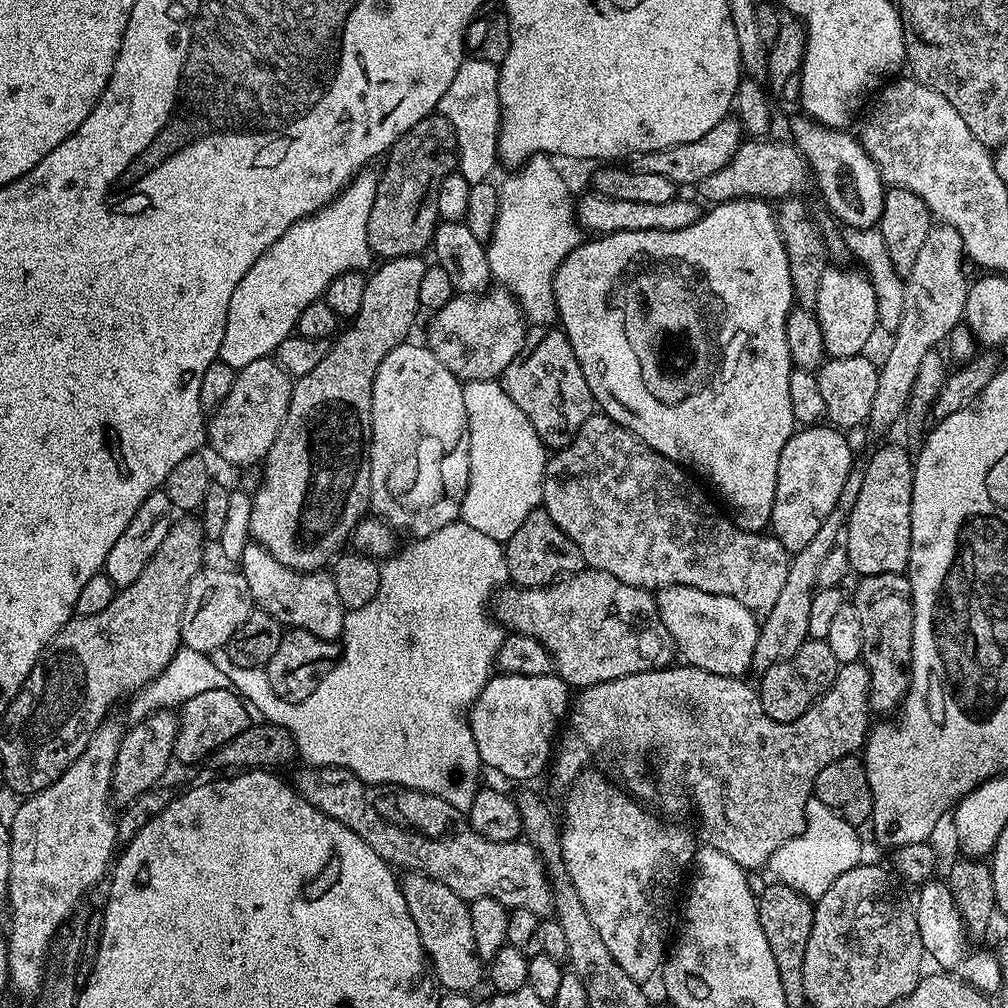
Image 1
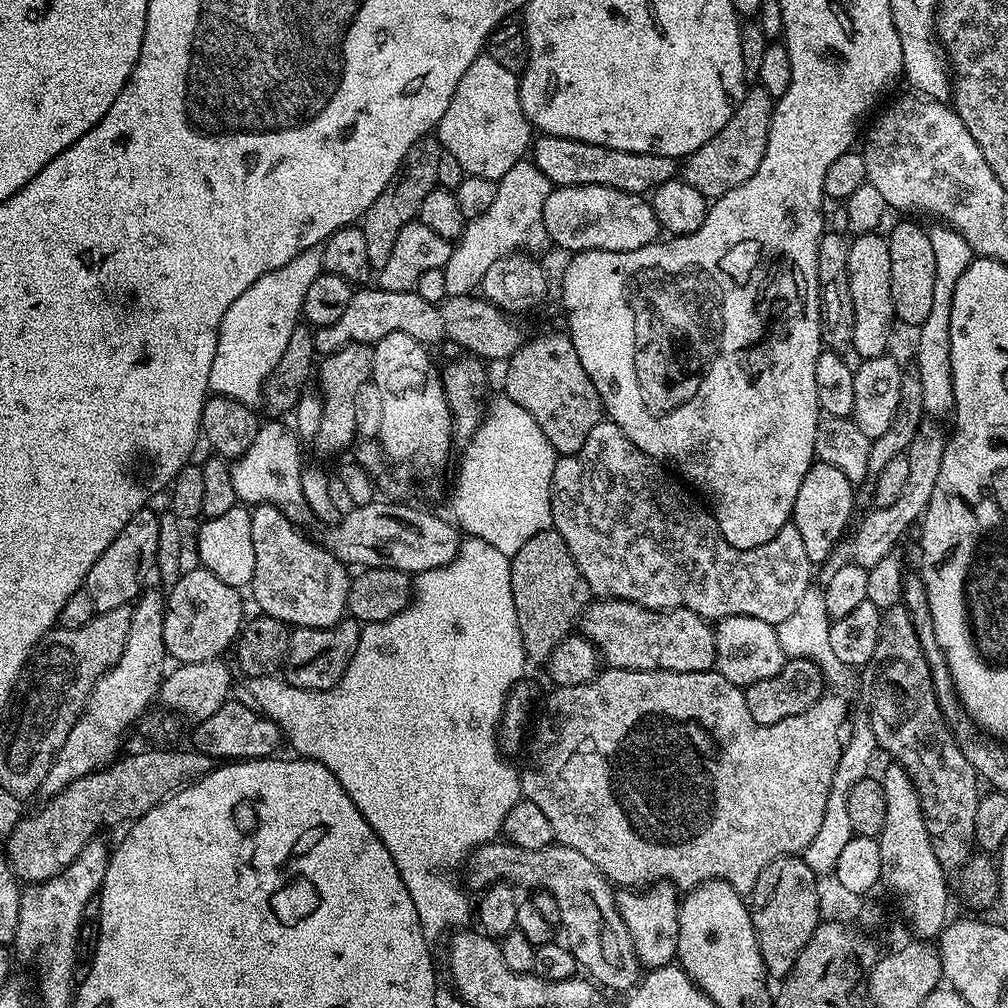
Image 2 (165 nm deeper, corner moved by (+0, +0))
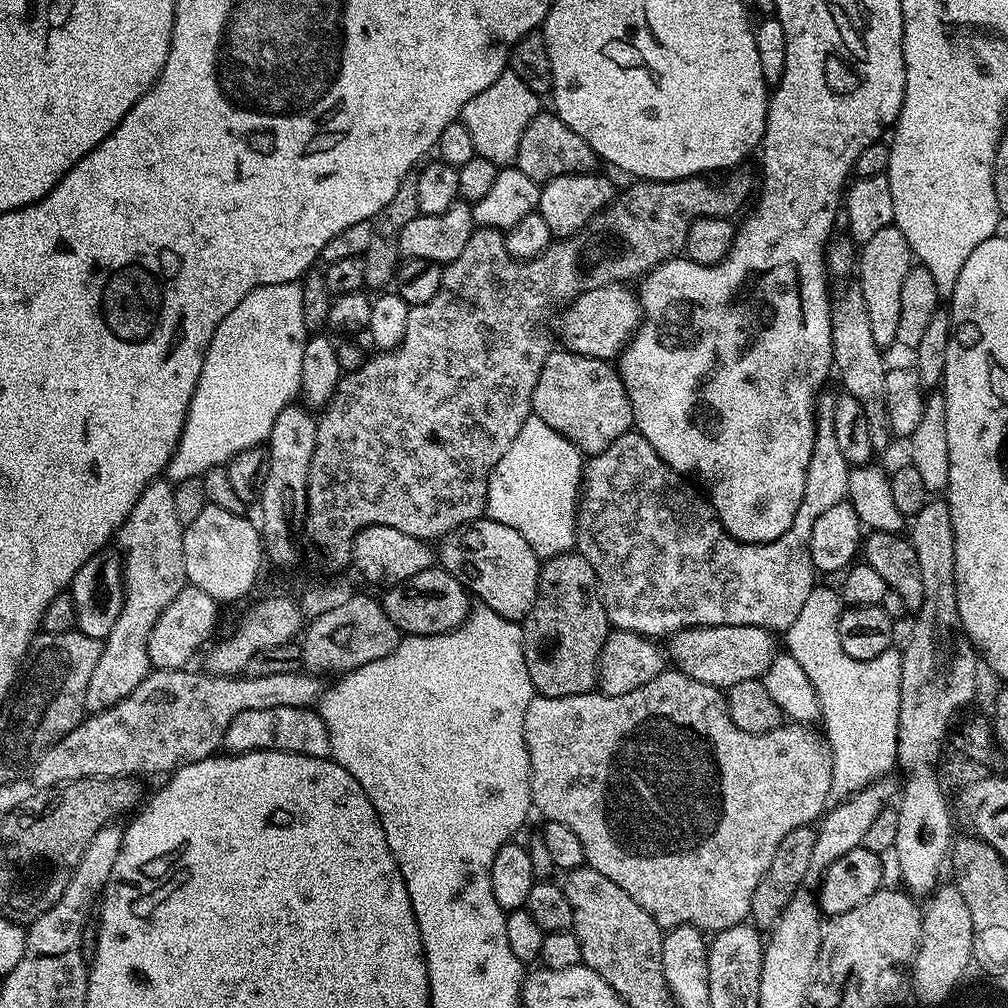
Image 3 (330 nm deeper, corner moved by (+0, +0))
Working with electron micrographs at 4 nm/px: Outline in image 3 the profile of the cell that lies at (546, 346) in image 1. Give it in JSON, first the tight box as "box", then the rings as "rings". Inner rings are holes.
{"box":[532,350,633,457],"rings":[[[567,350],[549,351],[532,395],[532,415],[558,430],[585,457],[597,456],[633,427],[630,398],[611,363]]]}

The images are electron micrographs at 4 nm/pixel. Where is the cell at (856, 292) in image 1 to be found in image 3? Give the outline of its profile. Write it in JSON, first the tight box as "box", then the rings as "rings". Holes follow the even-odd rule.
{"box":[858,226,914,350],"rings":[[[889,226],[878,231],[862,244],[858,252],[858,287],[866,302],[866,314],[870,314],[870,331],[881,350],[896,344],[898,314],[902,310],[902,280],[914,266],[910,242],[906,242],[902,230]]]}

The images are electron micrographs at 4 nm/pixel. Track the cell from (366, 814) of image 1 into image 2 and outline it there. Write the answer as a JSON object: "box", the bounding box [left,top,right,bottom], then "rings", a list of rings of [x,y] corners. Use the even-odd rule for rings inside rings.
{"box":[467,842,642,994],"rings":[[[493,842],[482,844],[473,852],[467,868],[469,884],[467,884],[467,887],[469,889],[483,890],[491,888],[493,884],[503,882],[520,890],[528,888],[527,890],[539,890],[554,894],[554,898],[558,902],[558,910],[562,910],[562,918],[559,923],[559,927],[562,929],[562,940],[574,954],[577,965],[597,985],[606,990],[607,988],[613,988],[616,992],[627,994],[640,983],[642,965],[640,959],[636,957],[636,951],[630,938],[630,930],[626,930],[626,922],[622,922],[622,914],[616,905],[616,892],[613,885],[608,877],[602,875],[598,870],[598,866],[594,866],[590,862],[590,858],[578,854],[578,850],[570,850],[570,846],[555,842],[542,850],[522,850],[518,846],[507,842]]]}

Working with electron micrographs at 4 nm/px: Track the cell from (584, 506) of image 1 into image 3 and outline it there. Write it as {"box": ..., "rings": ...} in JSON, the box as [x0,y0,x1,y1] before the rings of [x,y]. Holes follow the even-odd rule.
{"box":[575,415,849,638],"rings":[[[821,415],[816,421],[814,454],[806,474],[806,490],[792,528],[777,540],[765,544],[744,544],[724,531],[707,499],[699,491],[696,493],[679,472],[658,458],[654,446],[646,442],[641,432],[629,430],[614,438],[606,450],[585,463],[576,514],[575,551],[594,566],[600,595],[604,597],[604,609],[613,629],[636,632],[649,638],[668,638],[683,628],[706,626],[758,626],[787,630],[794,618],[798,618],[814,587],[810,530],[814,530],[814,522],[826,514],[830,506],[845,503],[849,471],[849,462],[842,458],[838,438],[834,438],[831,415]]]}

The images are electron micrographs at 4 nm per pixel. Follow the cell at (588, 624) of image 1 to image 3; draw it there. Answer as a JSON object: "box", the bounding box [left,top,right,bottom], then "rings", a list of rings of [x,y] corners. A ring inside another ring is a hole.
{"box":[666,626,778,690],"rings":[[[706,626],[705,628],[683,628],[667,641],[666,652],[677,669],[685,672],[698,682],[706,682],[706,686],[714,686],[721,690],[732,688],[738,682],[759,680],[763,677],[770,662],[778,654],[776,640],[771,631],[758,626]]]}

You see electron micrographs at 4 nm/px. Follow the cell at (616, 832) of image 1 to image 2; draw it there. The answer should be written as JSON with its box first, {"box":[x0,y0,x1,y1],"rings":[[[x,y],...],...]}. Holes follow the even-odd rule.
{"box":[616,882,681,970],"rings":[[[667,882],[653,883],[648,890],[648,896],[636,896],[640,894],[632,890],[617,891],[616,905],[622,914],[622,922],[626,922],[626,930],[630,930],[636,957],[645,969],[651,970],[676,960],[681,897],[678,890]]]}

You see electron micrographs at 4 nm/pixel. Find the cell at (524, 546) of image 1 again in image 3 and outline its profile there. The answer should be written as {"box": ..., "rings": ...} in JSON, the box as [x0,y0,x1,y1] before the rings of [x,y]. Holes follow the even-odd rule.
{"box":[522,552,610,698],"rings":[[[563,552],[541,563],[536,604],[524,617],[522,627],[526,670],[539,695],[562,698],[597,687],[600,651],[610,625],[594,566],[579,552]]]}

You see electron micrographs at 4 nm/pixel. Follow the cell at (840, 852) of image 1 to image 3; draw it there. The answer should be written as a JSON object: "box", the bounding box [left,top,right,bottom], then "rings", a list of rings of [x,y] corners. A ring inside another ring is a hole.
{"box":[786,586,902,802],"rings":[[[814,586],[798,618],[794,618],[786,630],[787,655],[802,666],[820,702],[822,732],[832,751],[832,781],[828,795],[832,802],[845,800],[897,767],[902,658],[895,647],[878,654],[878,658],[850,658],[850,654],[842,650],[842,638],[838,638],[838,622],[845,607],[844,597],[837,589],[835,592],[832,588]]]}

